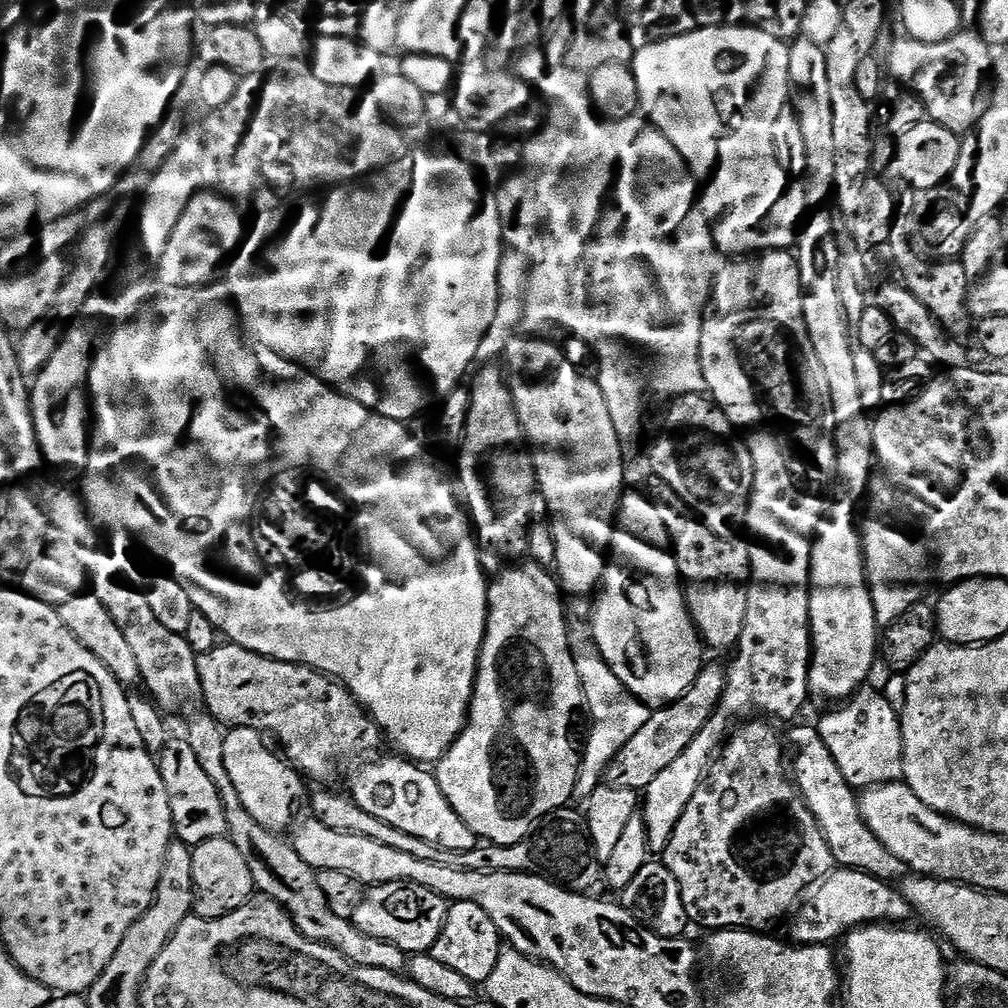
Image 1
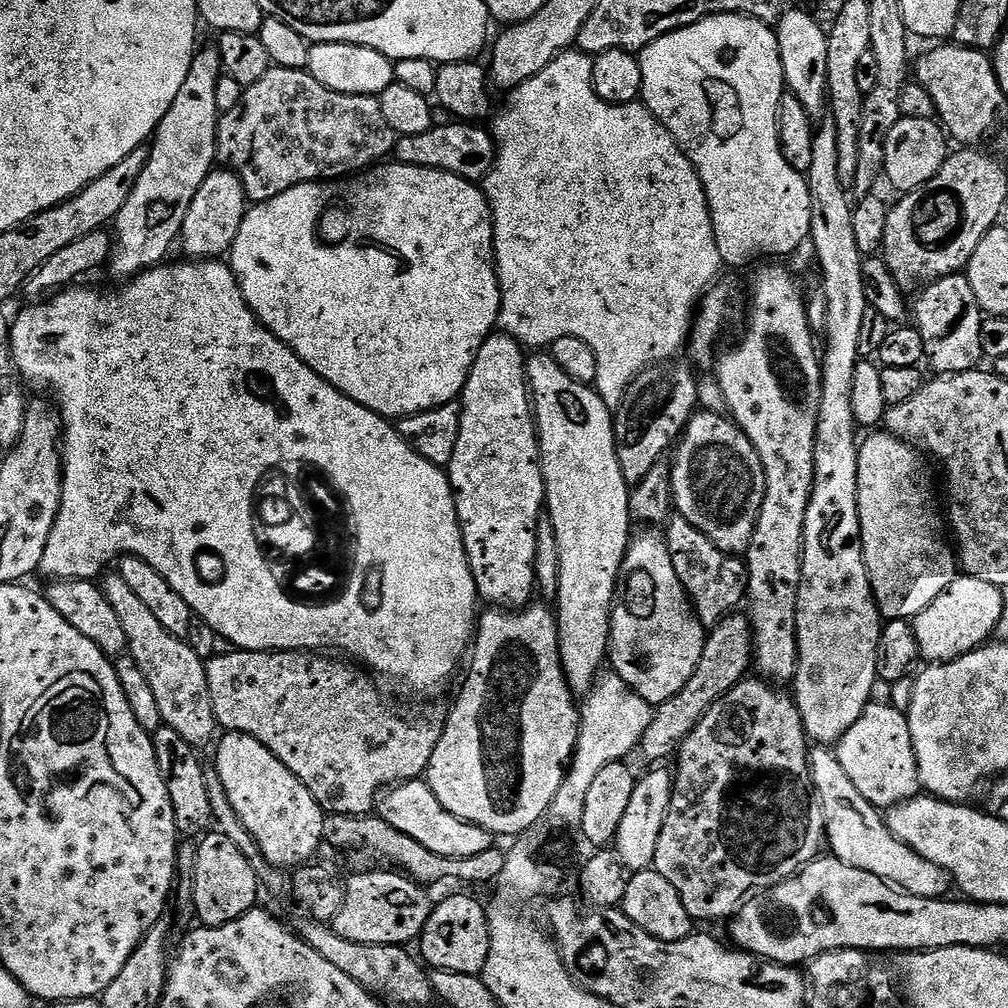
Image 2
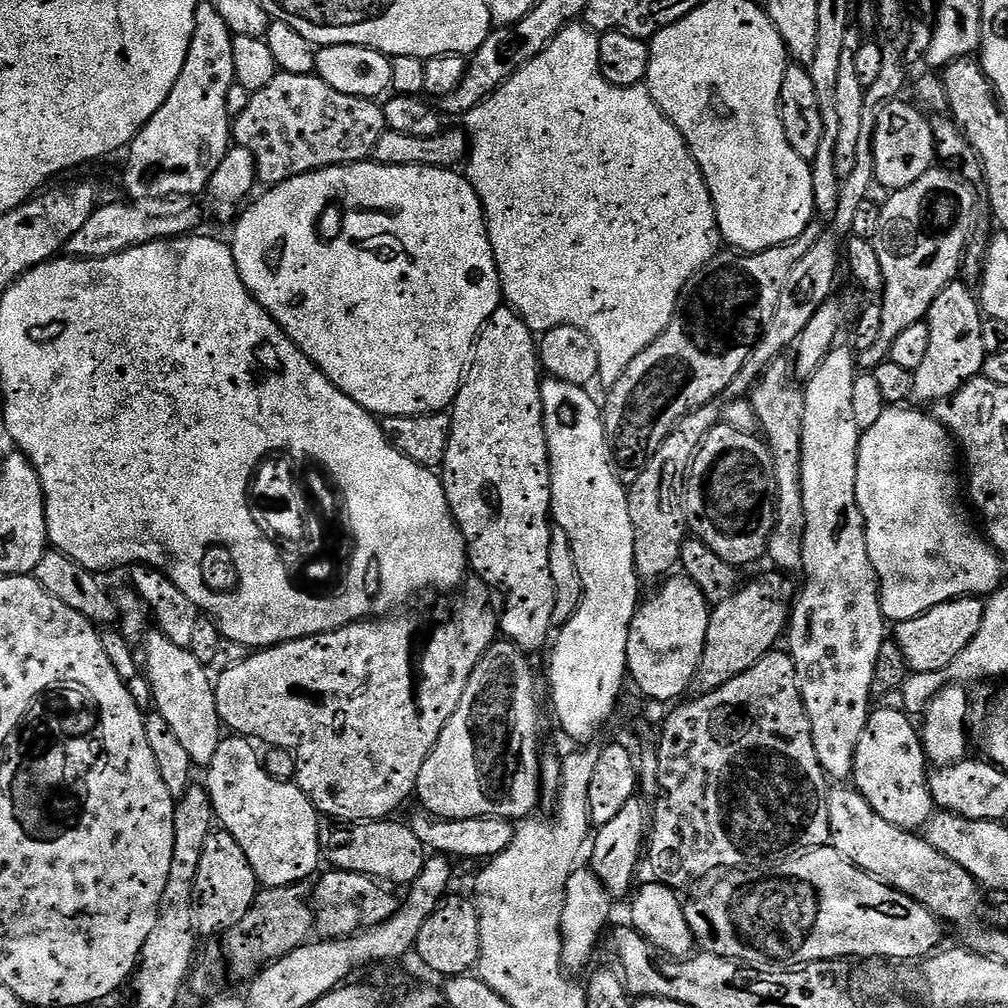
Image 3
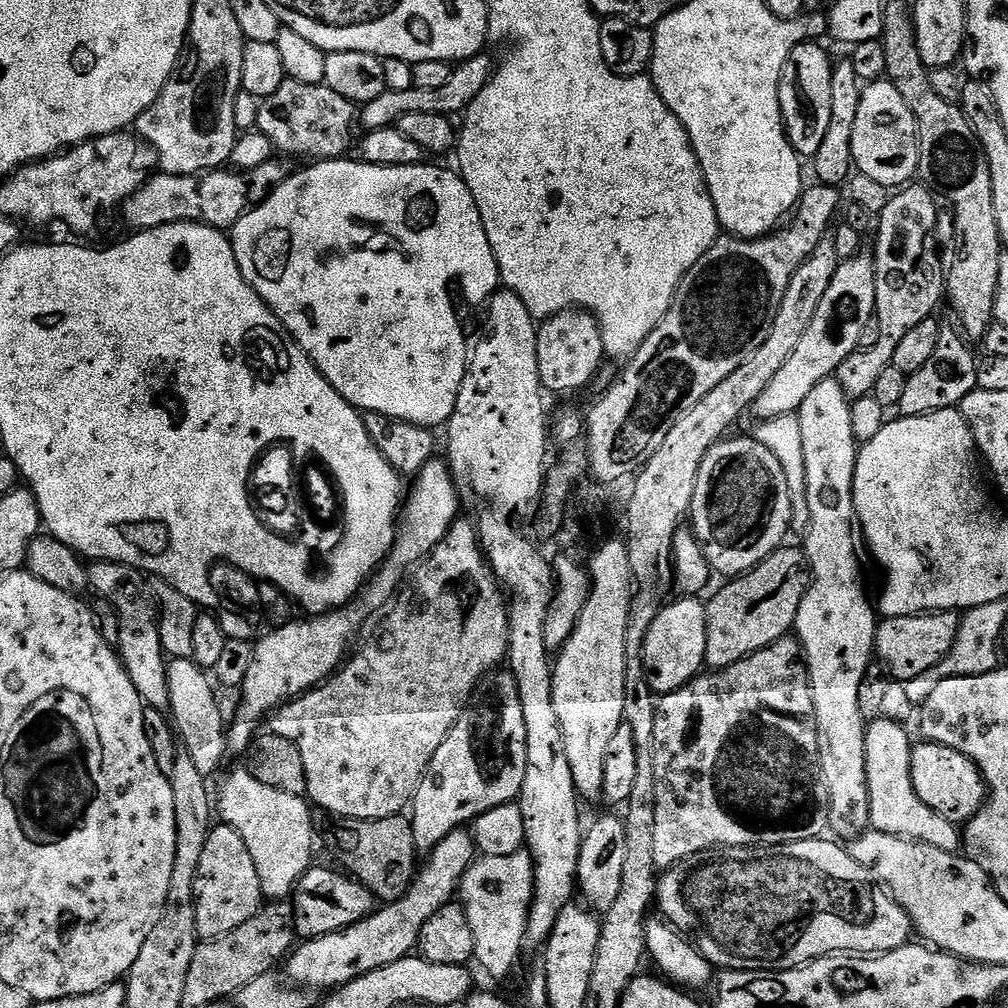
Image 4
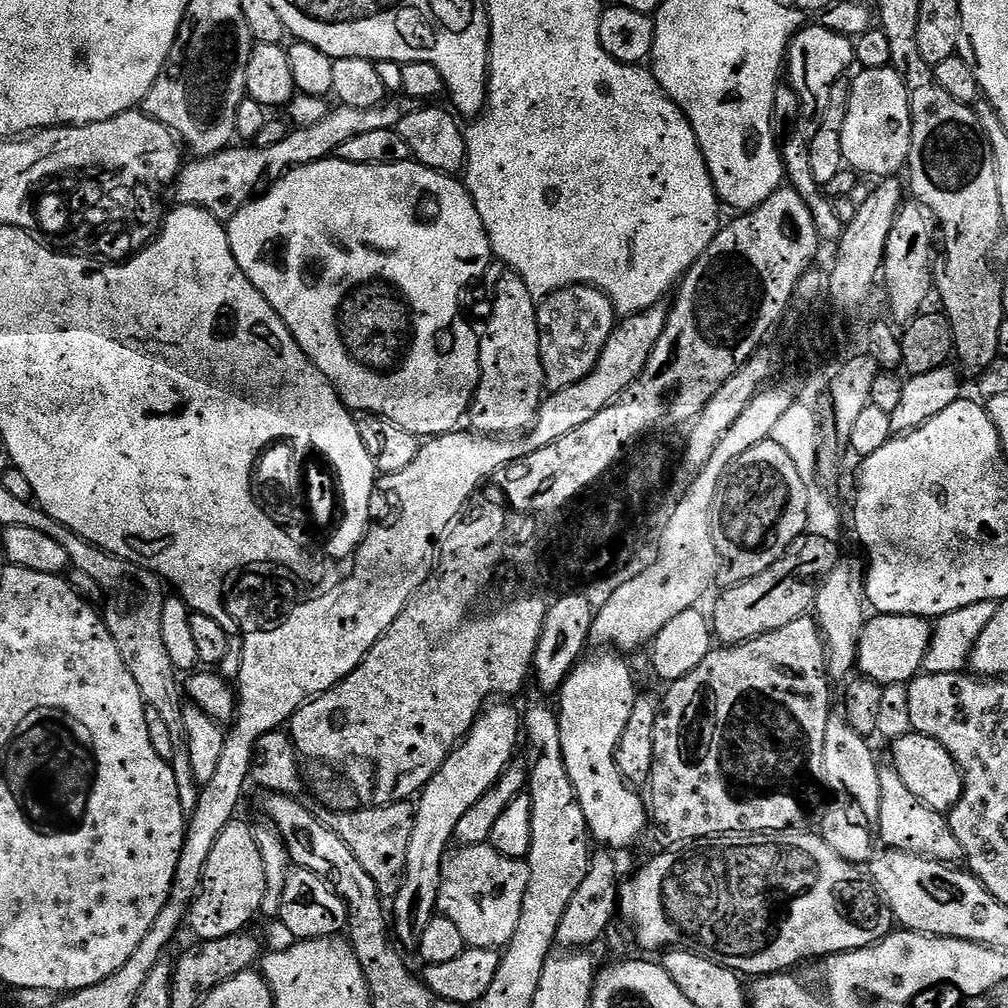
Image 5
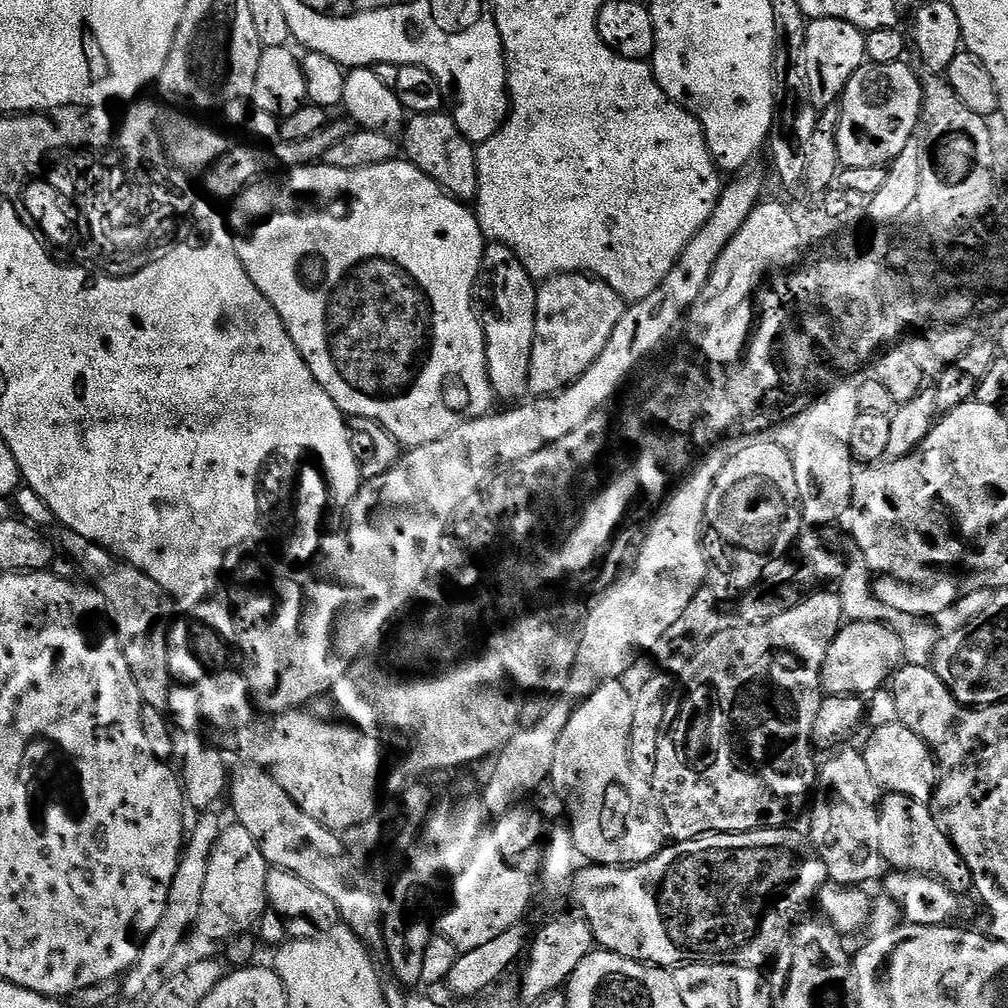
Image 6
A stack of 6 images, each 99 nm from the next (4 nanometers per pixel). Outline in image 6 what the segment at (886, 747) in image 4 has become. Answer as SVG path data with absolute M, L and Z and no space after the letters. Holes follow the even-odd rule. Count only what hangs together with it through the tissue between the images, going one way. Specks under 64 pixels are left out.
M897 792L885 795L879 805L878 842L880 853L889 869L923 872L943 881L958 894L972 888L972 875L951 838L940 829L931 807Z

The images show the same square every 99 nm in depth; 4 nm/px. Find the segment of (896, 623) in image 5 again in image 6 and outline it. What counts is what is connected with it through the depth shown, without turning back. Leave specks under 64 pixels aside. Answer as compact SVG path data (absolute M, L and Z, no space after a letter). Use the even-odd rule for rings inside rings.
M878 622L845 623L834 642L830 642L830 650L826 650L826 662L822 666L824 691L830 696L871 697L871 692L891 681L902 657L903 644L898 634L887 625Z

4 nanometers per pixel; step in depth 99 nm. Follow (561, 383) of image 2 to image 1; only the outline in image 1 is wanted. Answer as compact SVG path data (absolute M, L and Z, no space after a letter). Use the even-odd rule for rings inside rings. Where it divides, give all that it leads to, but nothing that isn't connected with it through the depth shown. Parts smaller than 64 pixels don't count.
M523 334L513 336L504 347L502 368L506 373L508 388L512 391L520 424L524 428L525 441L532 451L539 495L548 504L548 516L556 543L554 572L558 583L569 597L591 597L604 579L606 553L612 546L614 521L618 515L621 495L626 488L626 457L620 445L618 430L614 430L614 421L610 418L610 406L606 406L606 398L599 383L593 377L591 380L583 376L564 357L565 349L560 349L552 342L548 338L533 338Z

